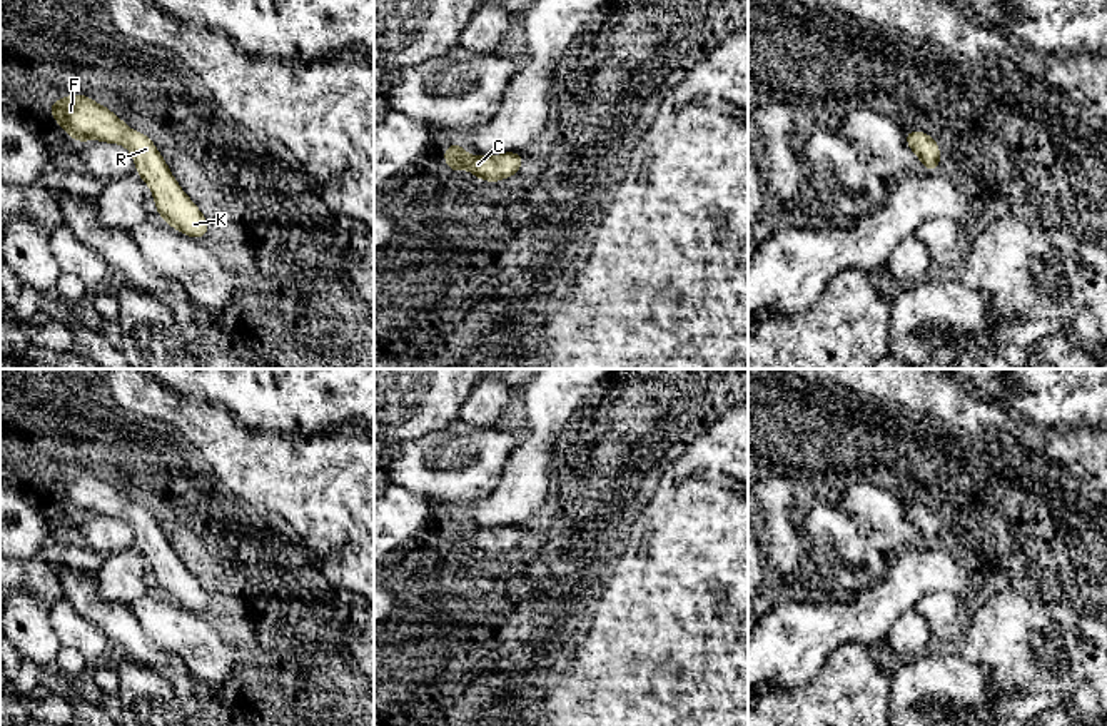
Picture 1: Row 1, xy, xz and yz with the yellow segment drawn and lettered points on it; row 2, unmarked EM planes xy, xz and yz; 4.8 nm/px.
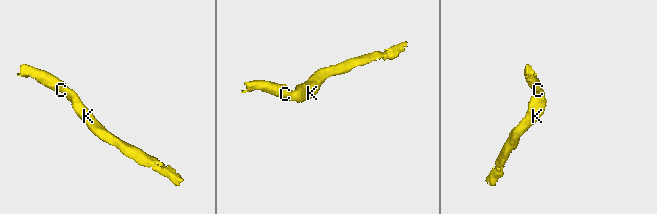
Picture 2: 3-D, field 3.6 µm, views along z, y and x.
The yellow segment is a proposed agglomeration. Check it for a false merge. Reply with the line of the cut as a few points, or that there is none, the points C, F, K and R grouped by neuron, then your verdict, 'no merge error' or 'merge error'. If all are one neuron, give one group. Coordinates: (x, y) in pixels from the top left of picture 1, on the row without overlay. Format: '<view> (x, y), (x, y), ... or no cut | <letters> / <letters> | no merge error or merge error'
no cut | C F K R | no merge error

